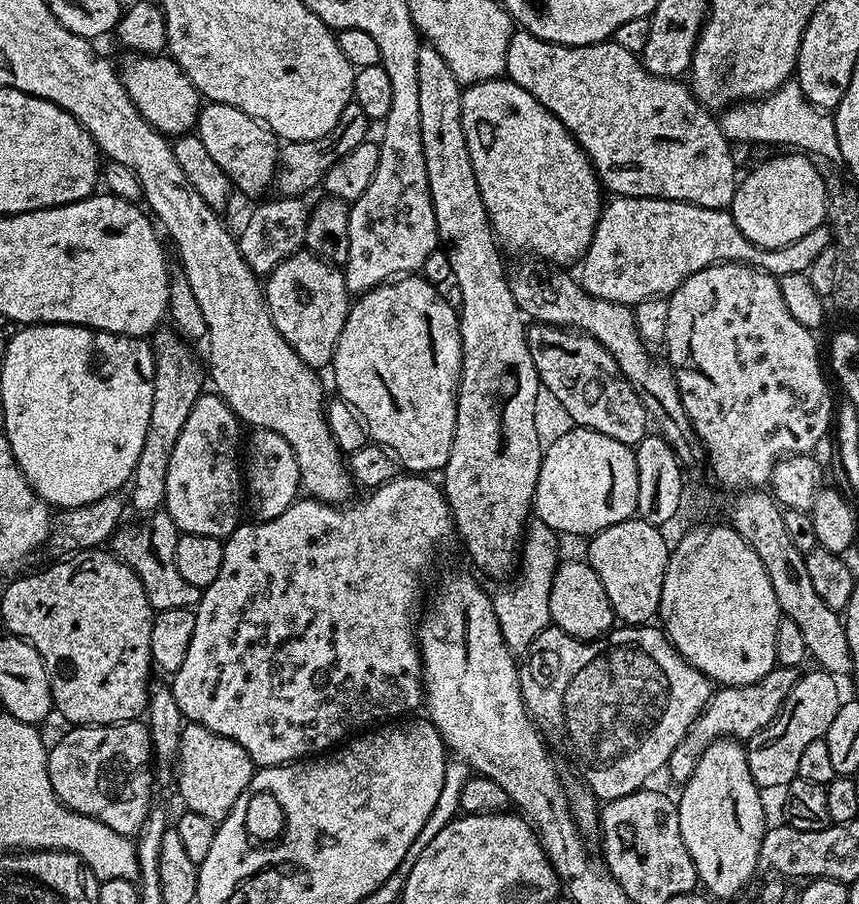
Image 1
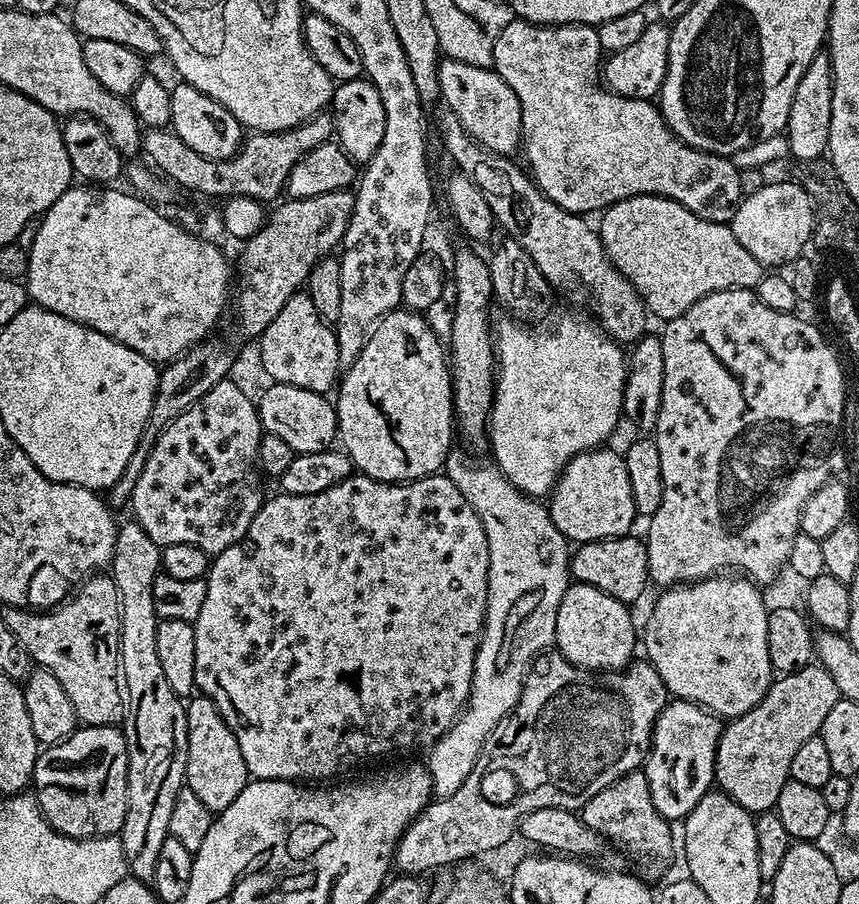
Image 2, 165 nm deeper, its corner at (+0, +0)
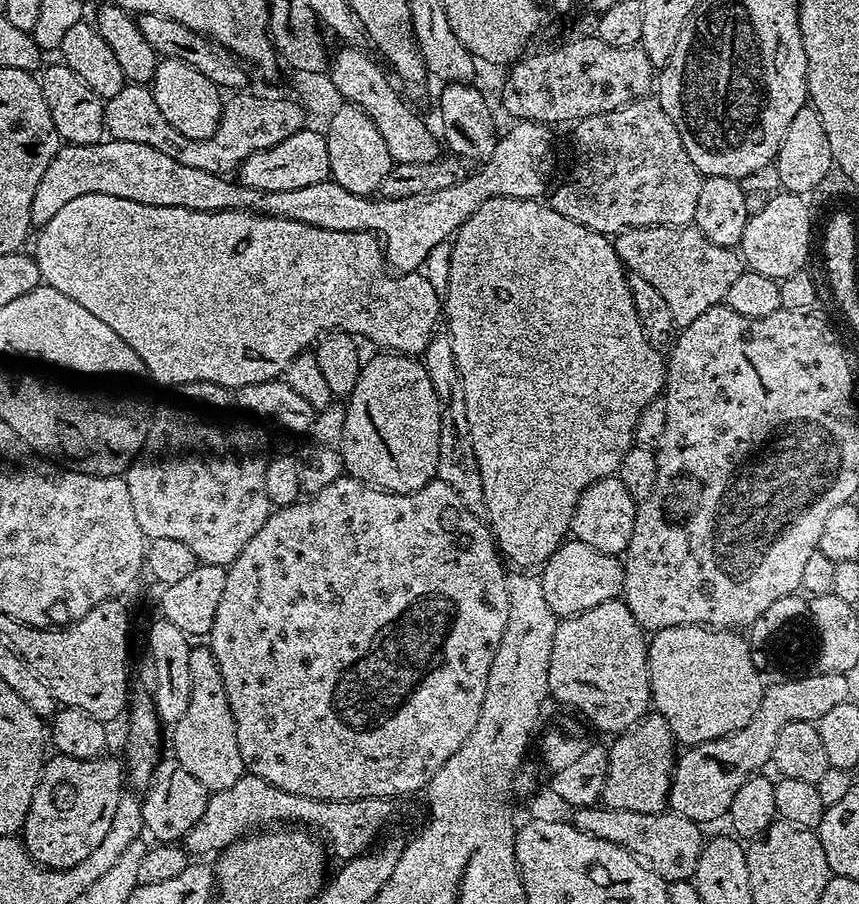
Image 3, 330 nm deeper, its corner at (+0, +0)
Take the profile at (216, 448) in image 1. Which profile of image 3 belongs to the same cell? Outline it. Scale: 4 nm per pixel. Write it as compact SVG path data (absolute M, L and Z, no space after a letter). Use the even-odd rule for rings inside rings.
M186 384L169 396L172 397L157 412L155 409L151 413L144 445L126 473L134 519L149 541L170 538L183 542L194 550L200 564L227 568L246 550L246 542L262 530L270 514L266 498L268 440L252 425L255 423L245 422L237 415L229 393L217 384Z

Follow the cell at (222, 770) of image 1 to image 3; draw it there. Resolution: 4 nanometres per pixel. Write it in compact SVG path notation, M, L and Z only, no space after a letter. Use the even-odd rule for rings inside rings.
M193 646L190 650L190 706L186 706L186 714L174 725L172 732L172 748L174 759L180 763L182 770L194 774L198 782L207 788L209 793L230 790L246 774L242 762L242 750L238 750L238 730L234 722L234 714L230 710L230 698L226 698L226 686L222 683L222 674L216 665L212 649L207 646Z

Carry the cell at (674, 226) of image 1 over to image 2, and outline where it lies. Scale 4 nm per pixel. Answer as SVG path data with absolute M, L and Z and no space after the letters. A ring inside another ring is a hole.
M631 196L603 209L600 218L600 241L610 262L614 262L616 269L631 282L634 290L638 290L649 313L655 319L657 316L660 322L686 314L694 302L711 292L721 292L727 288L755 289L757 282L766 274L765 265L760 264L758 258L754 258L754 254L750 254L750 250L738 242L738 238L734 238L728 224L698 218L698 214L686 210L686 206L666 196Z

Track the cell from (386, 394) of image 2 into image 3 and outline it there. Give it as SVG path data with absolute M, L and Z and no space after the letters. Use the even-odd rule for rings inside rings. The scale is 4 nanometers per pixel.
M384 354L381 360L372 360L363 365L354 394L346 398L346 422L344 423L344 470L347 475L382 492L410 496L422 490L422 486L437 479L438 430L440 407L438 394L426 374L423 363L413 356Z

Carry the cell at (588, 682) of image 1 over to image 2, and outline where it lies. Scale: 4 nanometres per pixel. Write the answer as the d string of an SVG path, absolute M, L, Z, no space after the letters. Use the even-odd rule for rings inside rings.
M549 650L540 653L526 674L524 685L522 686L522 694L518 698L514 710L508 716L507 720L498 722L498 726L494 726L494 730L488 735L486 742L482 746L480 756L474 762L474 770L470 770L466 782L462 782L462 786L458 786L458 790L449 792L443 798L436 798L428 803L413 818L408 829L402 834L402 838L396 844L396 854L394 857L395 871L405 876L420 878L425 875L423 872L432 872L435 868L446 867L447 864L456 866L461 862L471 861L473 858L476 858L479 852L492 852L495 848L502 847L511 836L514 836L520 819L526 814L530 814L534 810L542 810L543 808L565 808L571 812L576 812L584 808L586 802L590 802L590 798L594 798L594 794L606 790L606 786L618 782L626 774L637 771L646 759L645 749L643 747L640 749L640 744L647 745L649 743L652 735L652 726L656 723L658 714L666 703L666 689L662 678L658 674L658 670L654 670L654 666L648 663L647 659L640 658L640 661L638 660L629 663L628 667L623 670L591 672L588 668L579 668L578 665L570 663L559 650ZM499 772L505 772L506 775L512 776L513 782L516 783L516 797L513 800L506 801L505 804L500 804L499 798L492 796L492 776L498 775Z

